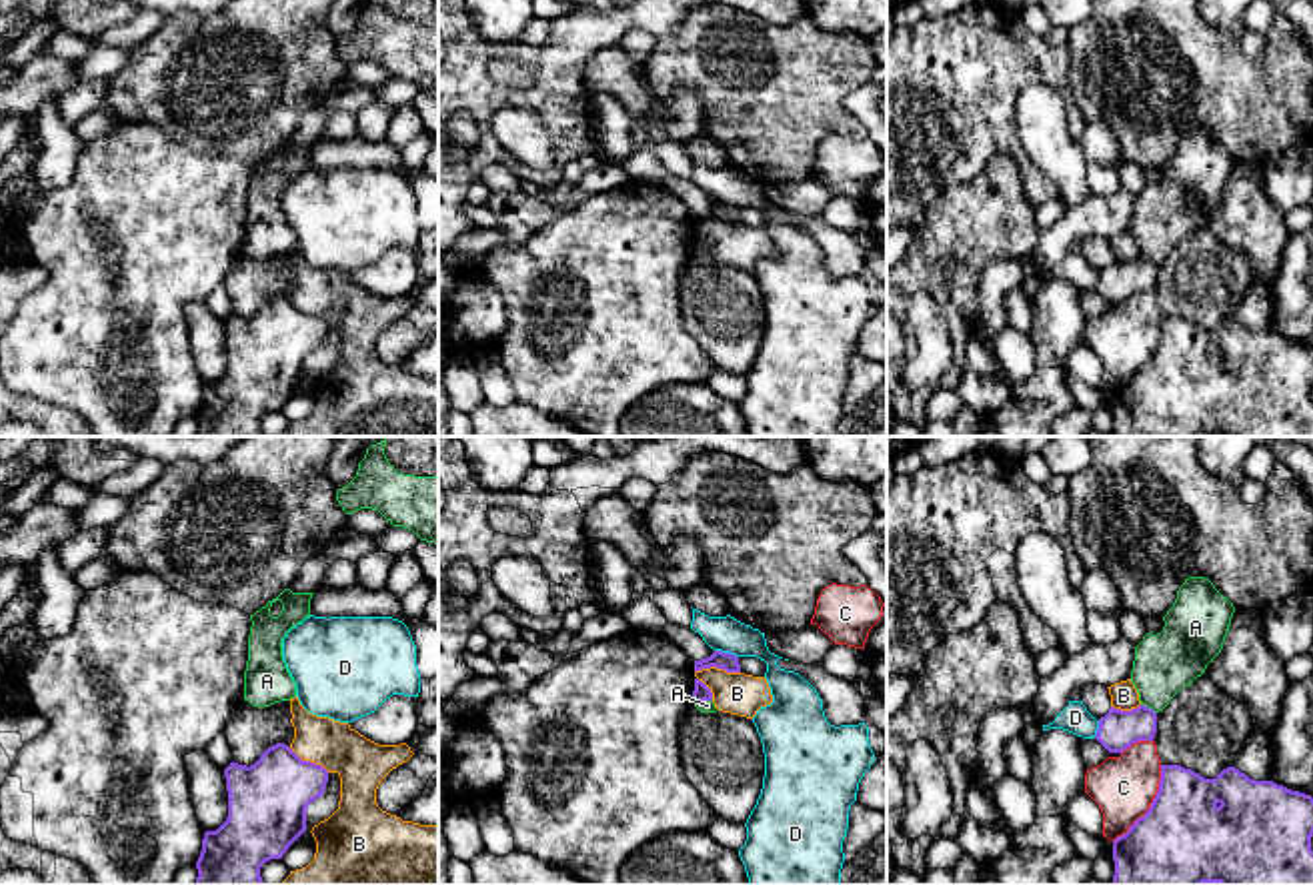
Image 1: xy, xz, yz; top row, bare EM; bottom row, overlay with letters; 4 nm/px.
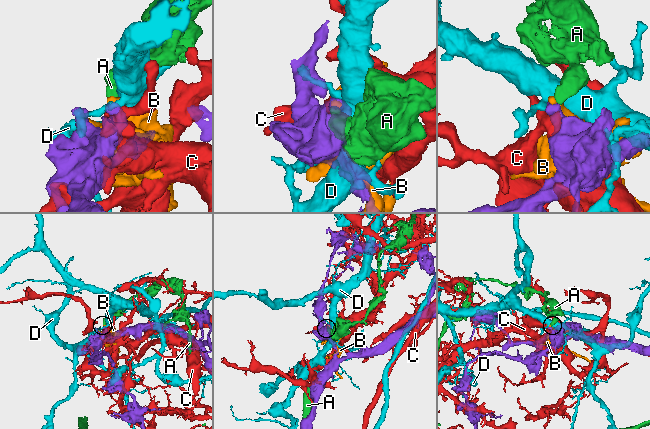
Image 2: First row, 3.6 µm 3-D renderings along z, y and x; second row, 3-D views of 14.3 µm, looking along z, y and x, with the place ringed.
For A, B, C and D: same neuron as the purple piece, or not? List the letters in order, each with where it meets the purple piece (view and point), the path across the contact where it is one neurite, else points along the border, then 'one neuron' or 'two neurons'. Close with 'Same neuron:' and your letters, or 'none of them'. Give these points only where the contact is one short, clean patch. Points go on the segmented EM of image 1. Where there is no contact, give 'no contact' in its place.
A: contact yz (1147, 707); border yz (1141, 703), (1155, 713); two neurons
B: contact xz (717, 667); two neurons
C: contact yz (1151, 805); two neurons
D: contact xz (727, 653); two neurons
Same neuron: none of them

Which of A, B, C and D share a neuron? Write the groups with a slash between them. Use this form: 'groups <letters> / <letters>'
groups A / B / C / D

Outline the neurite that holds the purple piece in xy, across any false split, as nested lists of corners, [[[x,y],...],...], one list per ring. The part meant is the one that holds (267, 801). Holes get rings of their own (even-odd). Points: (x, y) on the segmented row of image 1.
[[[288,745],[268,747],[260,759],[246,767],[230,763],[224,769],[228,791],[228,817],[216,831],[206,831],[196,861],[196,885],[266,885],[260,867],[282,859],[288,847],[306,831],[306,809],[324,795],[328,771],[302,761]]]

